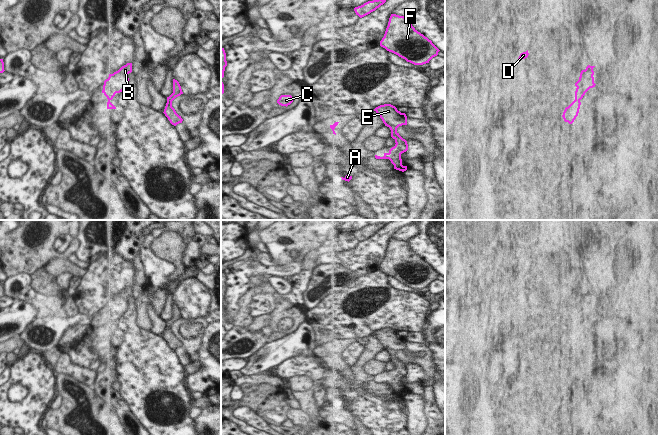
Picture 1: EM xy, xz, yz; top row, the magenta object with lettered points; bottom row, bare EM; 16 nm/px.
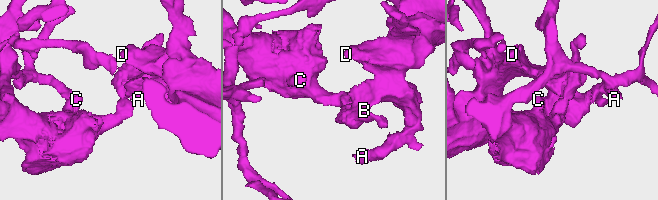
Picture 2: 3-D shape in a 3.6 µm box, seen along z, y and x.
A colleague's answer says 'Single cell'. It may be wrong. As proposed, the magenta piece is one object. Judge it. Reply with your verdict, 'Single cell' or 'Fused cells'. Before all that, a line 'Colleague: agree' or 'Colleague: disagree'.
Colleague: disagree
Fused cells

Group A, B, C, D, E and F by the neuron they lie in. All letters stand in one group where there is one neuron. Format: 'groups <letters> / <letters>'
groups A B D E F / C

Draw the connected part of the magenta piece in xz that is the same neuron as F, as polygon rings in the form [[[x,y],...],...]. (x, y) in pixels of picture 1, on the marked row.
[[[391,14],[380,46],[414,65],[429,63],[440,51],[412,26],[409,18],[396,14]]]

